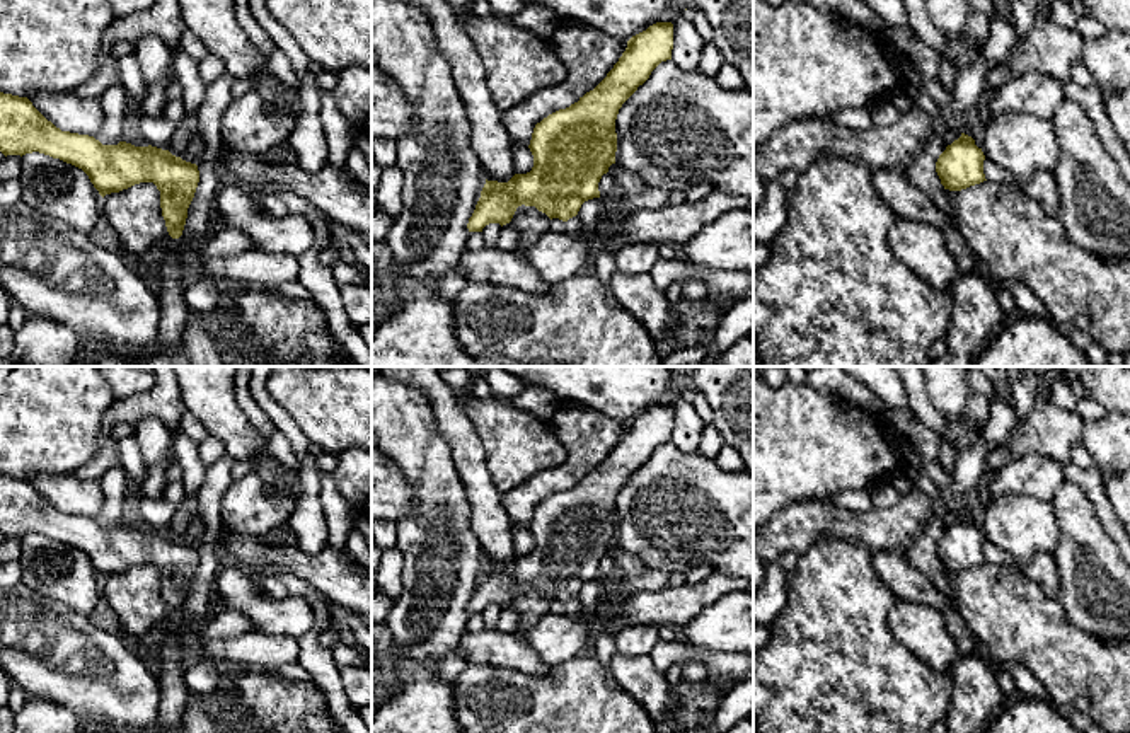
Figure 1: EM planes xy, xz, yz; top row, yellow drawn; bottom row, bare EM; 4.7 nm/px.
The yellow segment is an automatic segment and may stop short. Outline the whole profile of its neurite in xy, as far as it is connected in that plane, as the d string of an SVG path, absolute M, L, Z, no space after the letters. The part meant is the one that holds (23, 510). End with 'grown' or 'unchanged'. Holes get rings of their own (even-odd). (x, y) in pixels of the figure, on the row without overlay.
M0 474L0 534L5 539L22 539L26 535L39 534L72 545L89 557L102 580L140 564L153 564L160 573L162 598L172 620L179 620L182 617L187 590L199 564L198 547L172 537L169 532L152 527L135 528L126 523L119 523L118 527L102 527L94 518L61 513L48 503L27 479L3 474Z; unchanged

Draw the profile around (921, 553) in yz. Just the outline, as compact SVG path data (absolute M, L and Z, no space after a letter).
M944 511L936 513L903 554L914 568L924 573L937 590L941 590L954 605L958 605L953 586L948 581L946 571L936 554L936 544L946 528Z

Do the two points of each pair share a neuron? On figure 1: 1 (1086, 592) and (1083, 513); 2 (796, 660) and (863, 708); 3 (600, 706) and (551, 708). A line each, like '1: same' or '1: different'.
1: same
2: same
3: same

